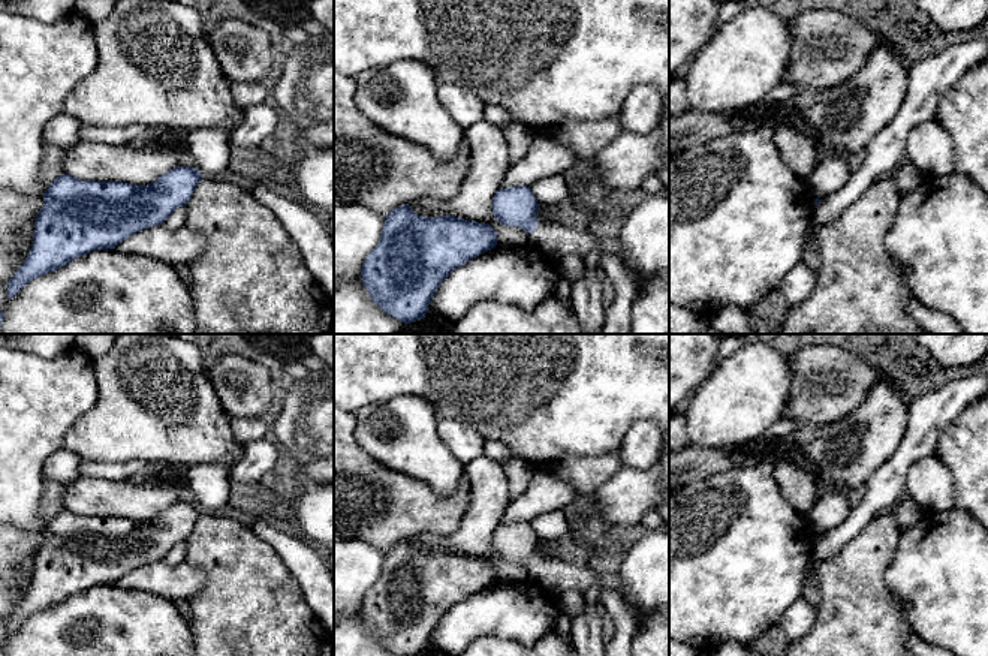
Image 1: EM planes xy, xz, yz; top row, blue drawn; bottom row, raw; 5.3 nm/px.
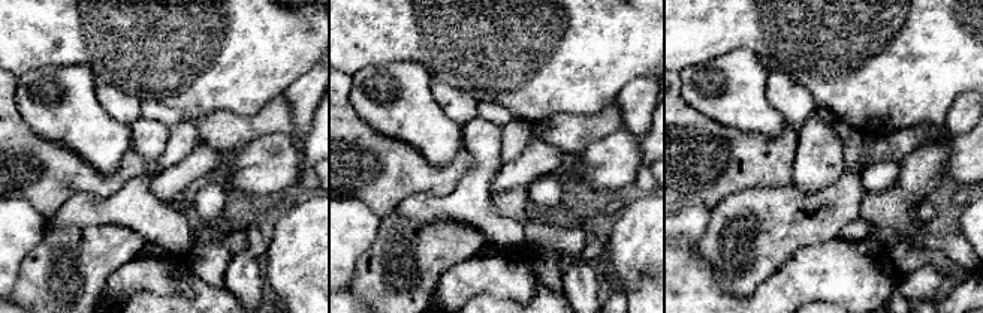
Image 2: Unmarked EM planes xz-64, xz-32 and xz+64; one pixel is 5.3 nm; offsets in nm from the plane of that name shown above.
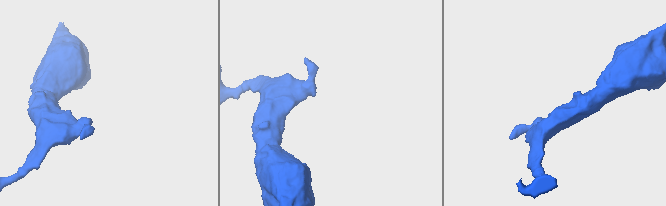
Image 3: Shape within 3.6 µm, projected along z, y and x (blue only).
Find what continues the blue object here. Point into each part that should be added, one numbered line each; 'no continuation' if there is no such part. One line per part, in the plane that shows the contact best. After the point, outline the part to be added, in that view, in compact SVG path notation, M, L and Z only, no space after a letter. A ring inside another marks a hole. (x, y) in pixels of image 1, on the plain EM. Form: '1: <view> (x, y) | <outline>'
1: xz (557, 575) | M537 557L537 565L528 569L530 580L545 584L551 592L581 590L585 592L593 586L603 590L620 592L623 583L618 574L600 574L588 566L576 566L558 559Z

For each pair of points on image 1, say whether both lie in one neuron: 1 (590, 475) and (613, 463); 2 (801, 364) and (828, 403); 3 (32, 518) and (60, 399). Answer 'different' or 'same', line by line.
1: same
2: same
3: same

